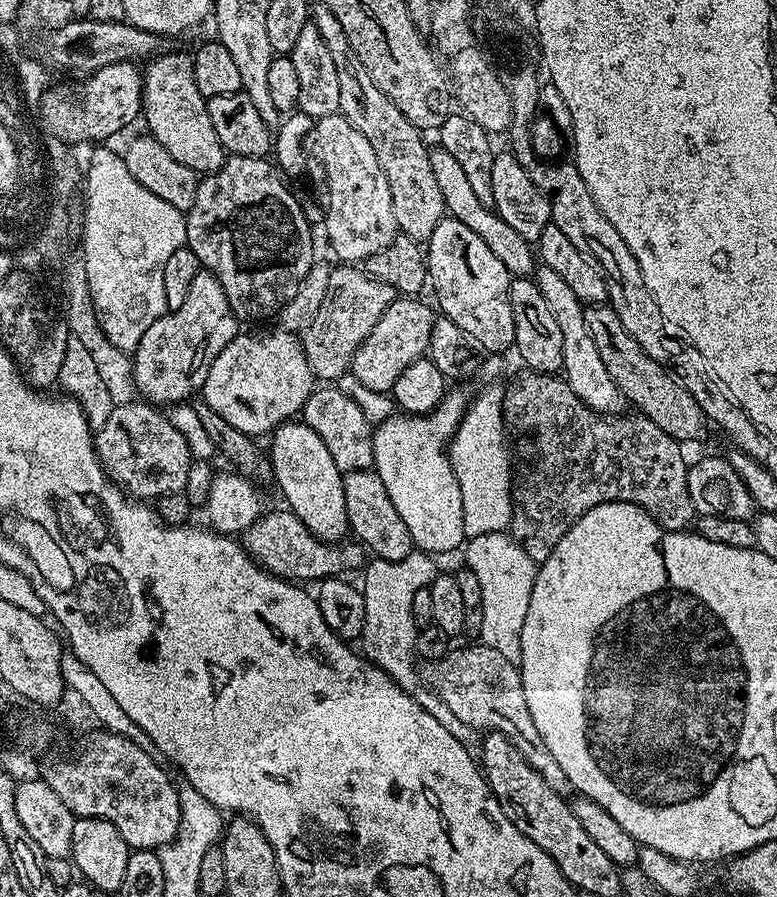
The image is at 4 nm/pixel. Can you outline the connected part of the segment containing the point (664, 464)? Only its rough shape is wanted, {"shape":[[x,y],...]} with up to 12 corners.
{"shape":[[524,370],[504,422],[532,436],[510,535],[542,562],[606,502],[665,532],[697,511],[681,441]]}

